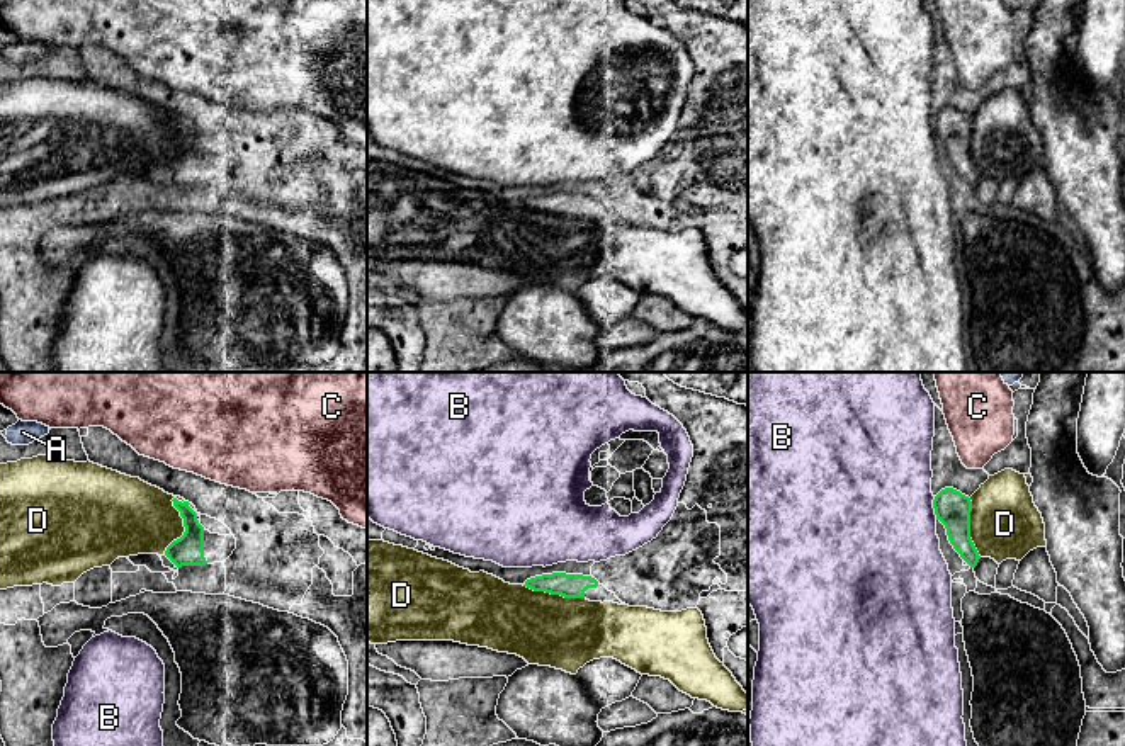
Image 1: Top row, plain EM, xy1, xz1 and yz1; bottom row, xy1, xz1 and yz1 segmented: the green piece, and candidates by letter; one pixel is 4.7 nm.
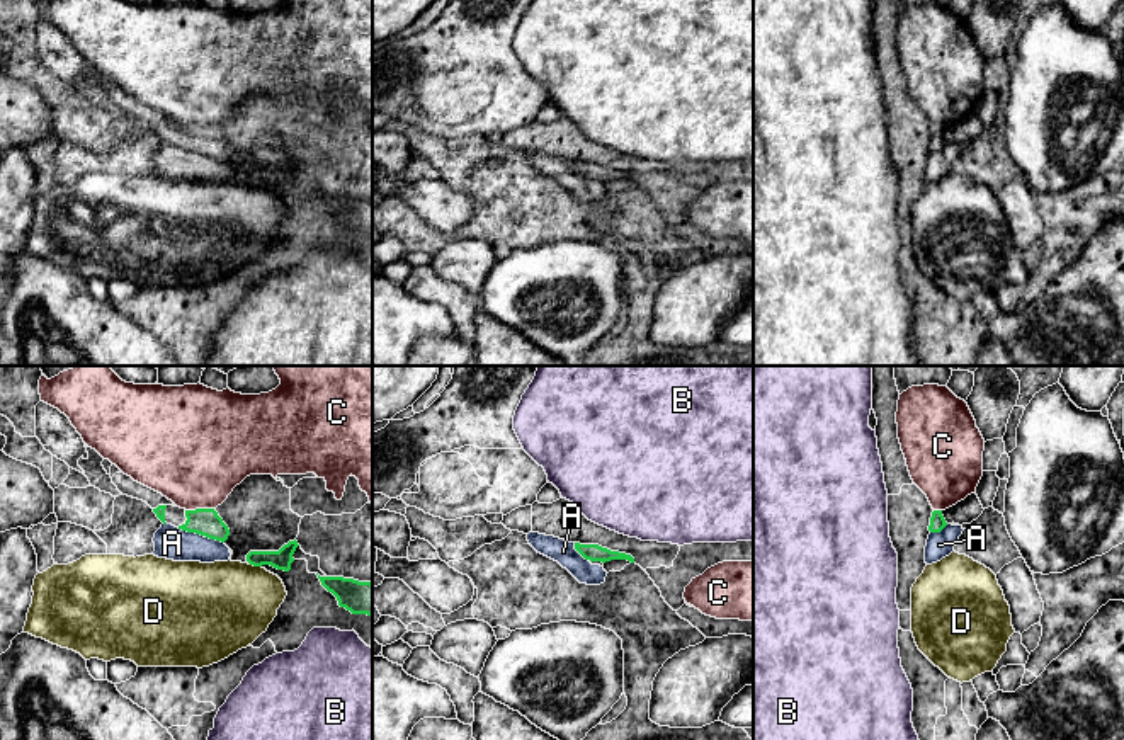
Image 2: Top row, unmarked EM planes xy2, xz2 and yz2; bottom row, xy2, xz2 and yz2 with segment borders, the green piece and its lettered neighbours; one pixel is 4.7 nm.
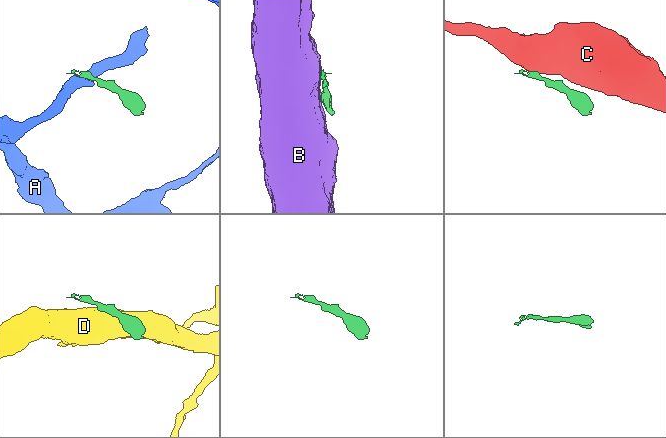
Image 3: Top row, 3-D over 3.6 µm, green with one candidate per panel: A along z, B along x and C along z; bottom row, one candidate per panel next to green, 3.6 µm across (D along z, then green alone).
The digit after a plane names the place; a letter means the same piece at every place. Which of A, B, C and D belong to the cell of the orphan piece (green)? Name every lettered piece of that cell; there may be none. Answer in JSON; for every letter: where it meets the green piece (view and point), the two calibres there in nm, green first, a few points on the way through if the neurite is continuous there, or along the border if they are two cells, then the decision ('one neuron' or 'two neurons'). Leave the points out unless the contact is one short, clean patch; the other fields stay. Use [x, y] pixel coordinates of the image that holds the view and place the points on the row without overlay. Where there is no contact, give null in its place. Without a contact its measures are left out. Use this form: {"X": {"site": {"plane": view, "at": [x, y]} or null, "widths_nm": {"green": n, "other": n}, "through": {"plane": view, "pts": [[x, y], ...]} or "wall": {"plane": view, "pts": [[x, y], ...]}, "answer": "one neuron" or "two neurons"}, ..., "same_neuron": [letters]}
{"A": {"site": {"plane": "xy2", "at": [191, 150]}, "widths_nm": {"green": 130, "other": 160}, "wall": {"plane": "xy2", "pts": [[177, 147], [203, 155]]}, "answer": "two neurons"}, "B": {"site": {"plane": "yz1", "at": [933, 126]}, "widths_nm": {"green": 170, "other": 500}, "answer": "two neurons"}, "C": {"site": {"plane": "xy2", "at": [199, 128]}, "widths_nm": {"green": 130, "other": 480}, "wall": {"plane": "xy2", "pts": [[213, 126], [186, 130]]}, "answer": "two neurons"}, "D": {"site": {"plane": "xy1", "at": [184, 145]}, "widths_nm": {"green": 140, "other": 360}, "answer": "two neurons"}, "same_neuron": []}

